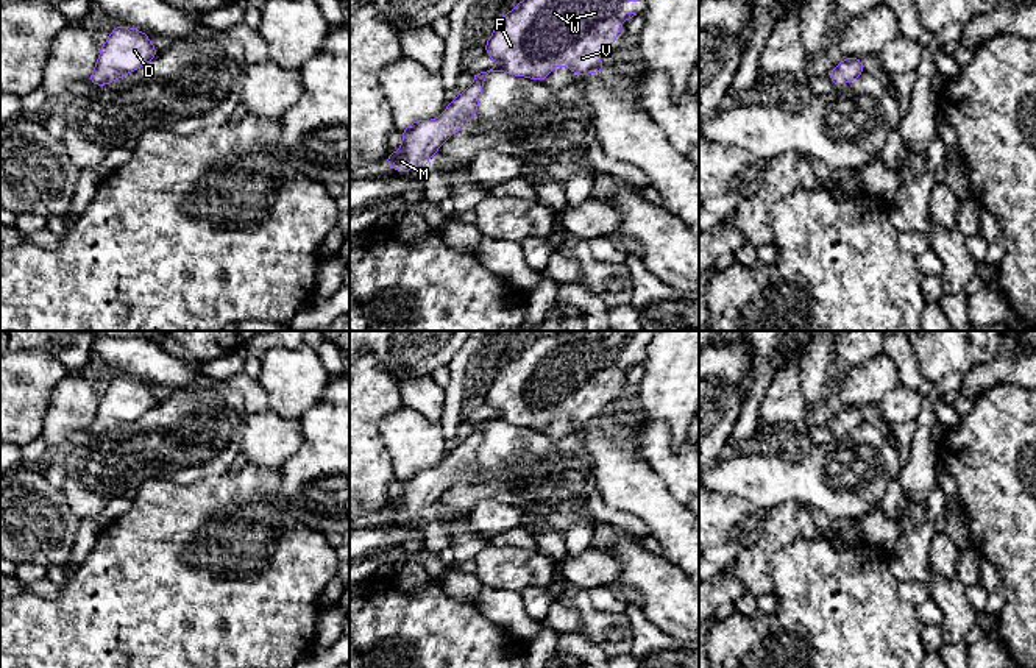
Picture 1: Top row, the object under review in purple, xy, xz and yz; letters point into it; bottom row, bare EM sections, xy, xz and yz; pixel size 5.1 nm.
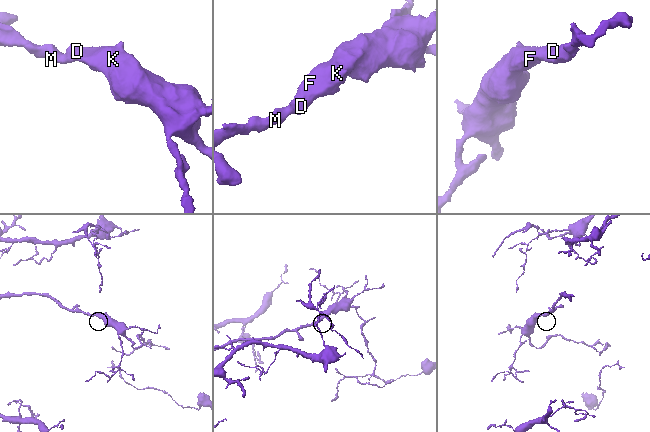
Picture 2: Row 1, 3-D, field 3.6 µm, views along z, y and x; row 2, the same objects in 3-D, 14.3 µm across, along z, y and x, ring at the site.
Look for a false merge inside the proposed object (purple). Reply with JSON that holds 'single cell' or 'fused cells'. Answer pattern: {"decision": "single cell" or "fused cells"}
{"decision": "single cell"}

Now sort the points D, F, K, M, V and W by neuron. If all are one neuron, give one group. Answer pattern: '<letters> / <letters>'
D F K M V W

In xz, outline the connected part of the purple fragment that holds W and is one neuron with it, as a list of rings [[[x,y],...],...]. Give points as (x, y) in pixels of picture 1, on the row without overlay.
[[[557,331],[552,336],[537,339],[510,362],[498,368],[498,375],[485,392],[484,401],[498,414],[474,425],[473,432],[445,457],[440,467],[415,470],[406,479],[401,479],[401,498],[396,503],[387,503],[384,510],[398,523],[406,523],[409,518],[423,521],[438,498],[477,464],[484,431],[490,421],[526,426],[540,432],[548,428],[555,415],[566,415],[574,425],[604,421],[605,414],[598,407],[598,398],[615,395],[619,375],[637,365],[635,362],[621,362],[619,354],[626,350],[637,353],[646,350],[655,332]]]

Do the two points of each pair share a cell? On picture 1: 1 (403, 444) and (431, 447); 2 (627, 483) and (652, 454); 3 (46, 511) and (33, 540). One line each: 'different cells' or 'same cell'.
1: same cell
2: different cells
3: same cell

